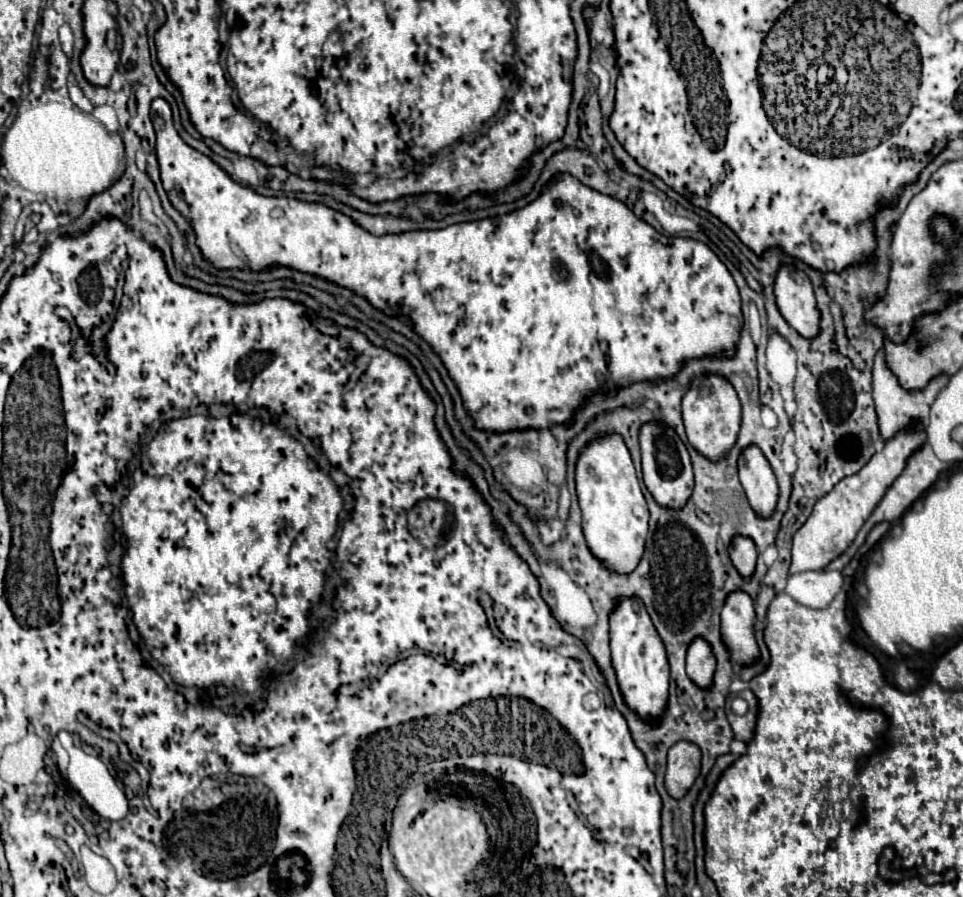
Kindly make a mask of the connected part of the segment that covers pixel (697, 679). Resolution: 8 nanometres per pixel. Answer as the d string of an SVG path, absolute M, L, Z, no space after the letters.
M698 637L690 643L688 655L686 655L686 673L694 681L694 685L702 689L710 689L710 681L714 677L716 659L710 651L710 645Z

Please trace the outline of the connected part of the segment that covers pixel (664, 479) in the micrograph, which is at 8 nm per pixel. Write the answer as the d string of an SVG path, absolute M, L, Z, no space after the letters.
M646 423L640 429L640 451L642 451L642 479L648 491L652 493L654 501L668 509L682 509L682 505L686 505L694 489L694 477L688 451L680 441L680 437L664 425Z

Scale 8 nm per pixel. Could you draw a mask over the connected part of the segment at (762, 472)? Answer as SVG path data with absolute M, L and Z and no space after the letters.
M748 447L738 461L740 483L746 491L748 503L754 513L762 519L770 517L778 503L778 483L776 477L758 447Z

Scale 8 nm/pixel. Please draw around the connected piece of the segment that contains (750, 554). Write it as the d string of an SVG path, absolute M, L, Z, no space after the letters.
M734 537L732 545L730 545L730 557L734 567L738 569L738 573L742 577L746 577L746 581L754 575L754 565L756 565L756 545L754 541L750 541L748 537Z

